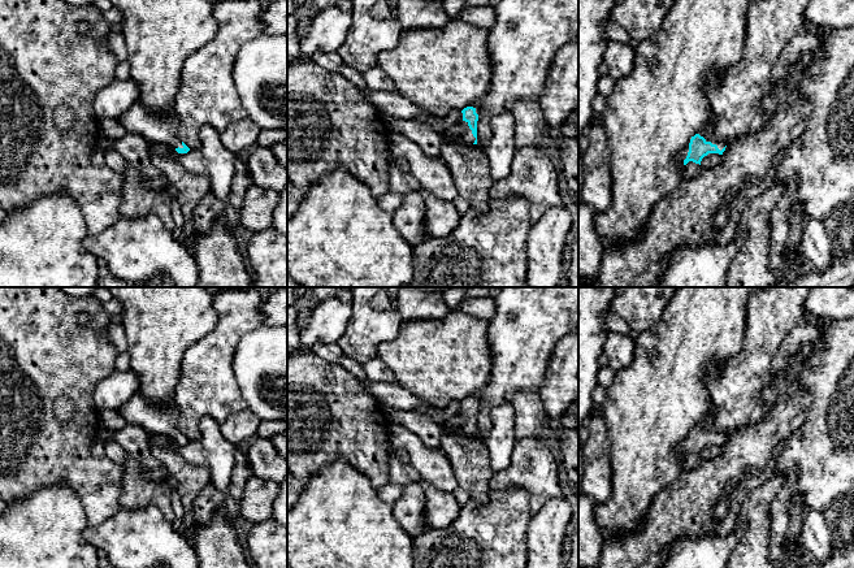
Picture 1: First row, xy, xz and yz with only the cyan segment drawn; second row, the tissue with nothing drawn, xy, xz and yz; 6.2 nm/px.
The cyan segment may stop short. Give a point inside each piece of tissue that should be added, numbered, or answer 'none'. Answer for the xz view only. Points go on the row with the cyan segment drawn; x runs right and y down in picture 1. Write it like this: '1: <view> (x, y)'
1: xz (467, 137)

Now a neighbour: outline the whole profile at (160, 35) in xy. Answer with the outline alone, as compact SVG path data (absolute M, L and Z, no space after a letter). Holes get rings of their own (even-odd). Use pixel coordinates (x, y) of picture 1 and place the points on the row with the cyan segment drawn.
M110 0L123 16L122 36L127 48L130 78L139 87L138 103L165 116L174 113L185 61L209 43L218 23L209 0Z

